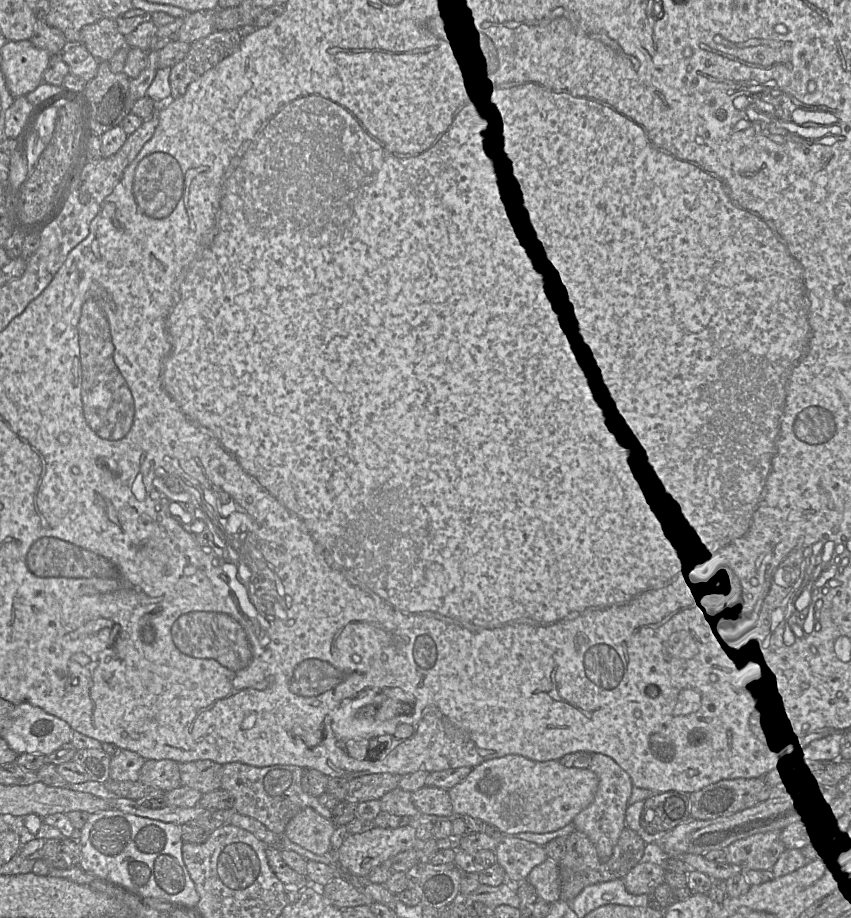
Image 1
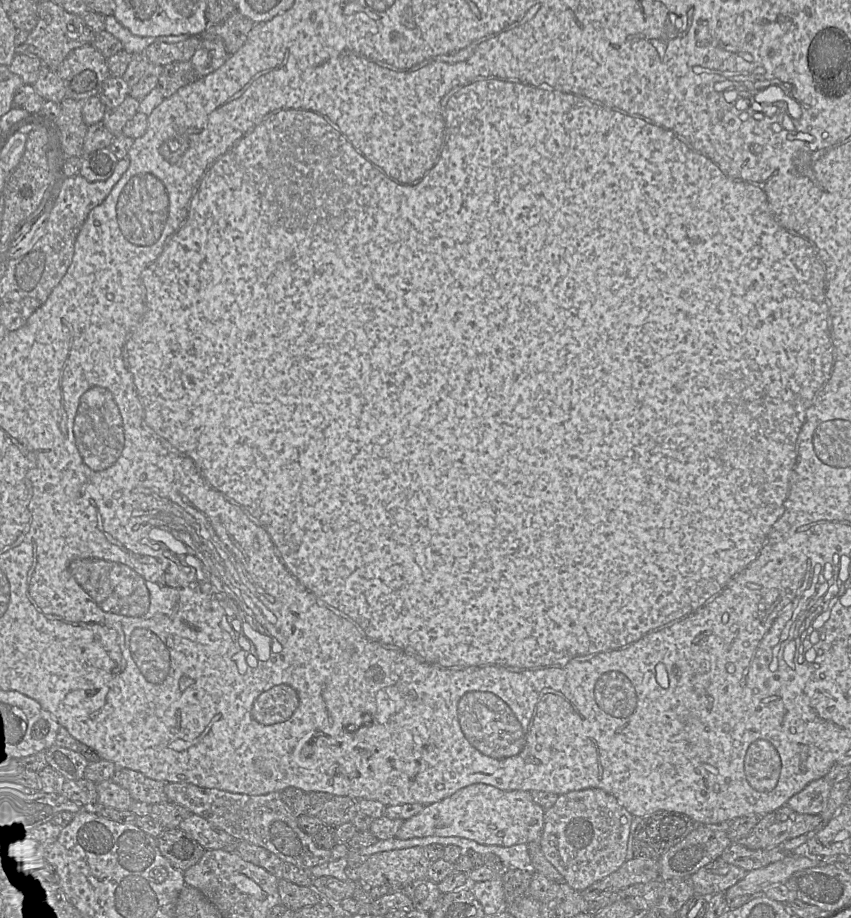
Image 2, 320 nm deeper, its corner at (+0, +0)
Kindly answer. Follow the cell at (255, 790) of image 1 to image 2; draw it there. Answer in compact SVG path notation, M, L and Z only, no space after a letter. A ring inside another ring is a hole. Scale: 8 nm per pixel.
M165 783L164 790L168 802L187 808L192 814L201 816L236 840L267 849L284 862L309 870L331 861L331 850L318 847L313 837L300 829L297 817L283 802L280 792L254 796L203 788L190 783Z

